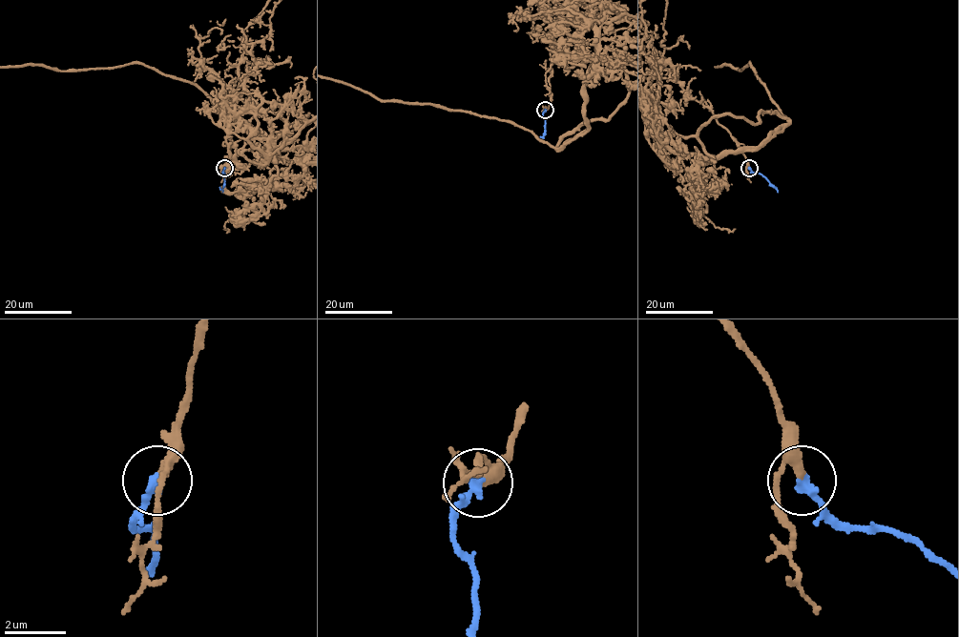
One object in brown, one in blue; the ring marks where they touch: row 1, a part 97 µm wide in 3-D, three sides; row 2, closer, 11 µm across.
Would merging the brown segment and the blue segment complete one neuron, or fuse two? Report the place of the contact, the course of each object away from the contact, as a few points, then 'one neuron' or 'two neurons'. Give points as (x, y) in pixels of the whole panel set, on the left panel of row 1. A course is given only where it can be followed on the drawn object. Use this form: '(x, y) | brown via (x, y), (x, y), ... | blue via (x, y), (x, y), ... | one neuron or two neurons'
(224, 168) | brown via (224, 167), (239, 78), (265, 113), (275, 155), (194, 84), (139, 63) | blue via (224, 168), (222, 192) | one neuron

